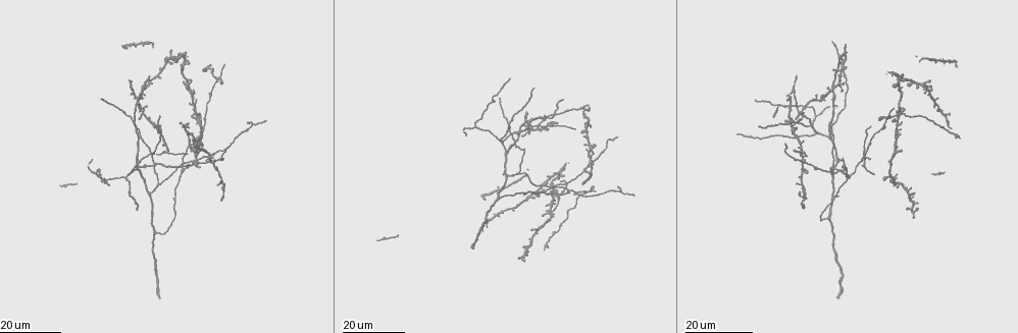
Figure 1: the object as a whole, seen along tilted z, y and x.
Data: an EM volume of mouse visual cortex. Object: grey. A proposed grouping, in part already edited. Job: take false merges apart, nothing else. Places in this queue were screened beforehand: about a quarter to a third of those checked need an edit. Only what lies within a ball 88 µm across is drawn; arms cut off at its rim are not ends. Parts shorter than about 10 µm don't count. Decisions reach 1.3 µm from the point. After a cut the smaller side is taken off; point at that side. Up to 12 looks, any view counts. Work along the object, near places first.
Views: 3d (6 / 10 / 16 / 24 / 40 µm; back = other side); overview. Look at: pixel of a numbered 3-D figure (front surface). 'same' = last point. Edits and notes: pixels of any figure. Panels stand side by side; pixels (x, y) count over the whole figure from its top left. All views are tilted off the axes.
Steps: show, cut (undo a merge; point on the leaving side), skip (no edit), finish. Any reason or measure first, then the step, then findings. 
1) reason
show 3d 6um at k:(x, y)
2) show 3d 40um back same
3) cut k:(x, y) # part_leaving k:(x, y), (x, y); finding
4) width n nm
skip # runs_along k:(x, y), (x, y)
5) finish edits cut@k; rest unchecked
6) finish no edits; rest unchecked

show 3d 24um at 1:(841, 71)

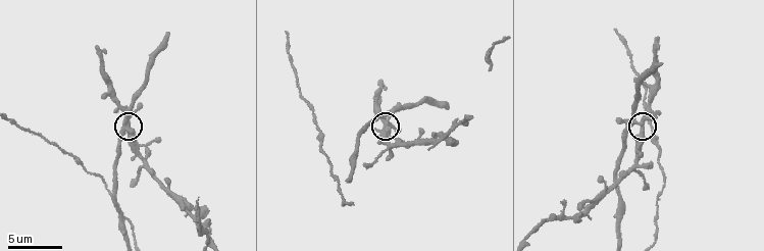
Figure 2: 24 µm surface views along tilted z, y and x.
zoom in
show 3d 10um at 2:(387, 123)

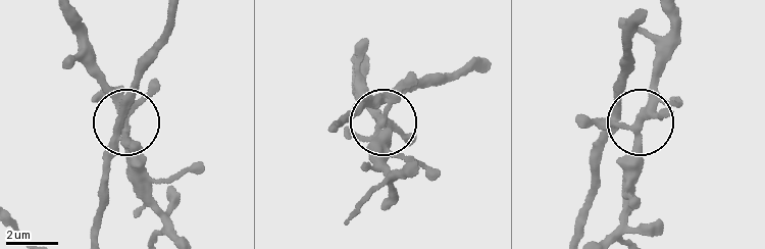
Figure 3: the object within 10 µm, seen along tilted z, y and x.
show 3d 10um back at 3:(380, 124)

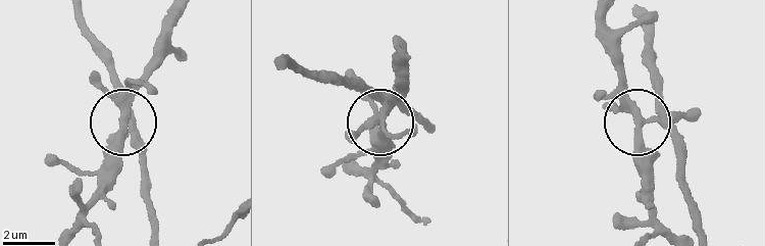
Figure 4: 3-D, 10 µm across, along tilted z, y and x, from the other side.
arms 4
skip # continuous, no second neuron

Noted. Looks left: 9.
side arm on a straight run
show 3d 16um at 1:(540, 190)

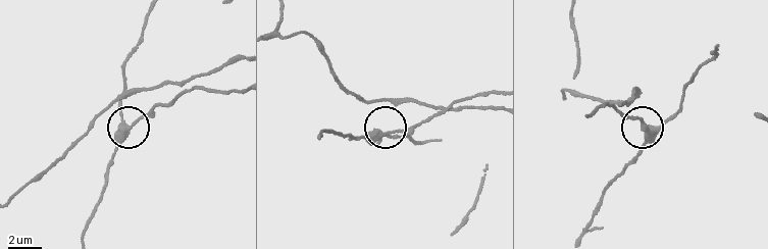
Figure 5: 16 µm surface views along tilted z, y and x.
show 3d 6um at 5:(384, 133)

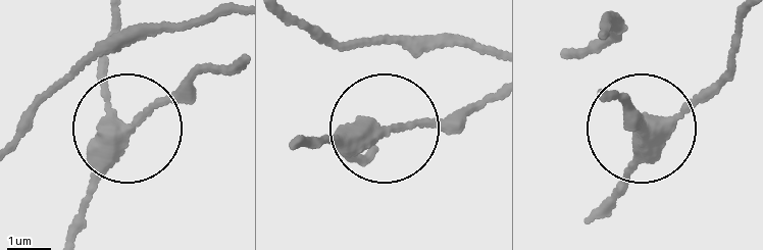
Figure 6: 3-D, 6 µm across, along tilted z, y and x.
width 270 nm
skip # runs_along 6:(114, 27), (107, 81), (123, 121), (141, 121), (210, 71); all the same neuron

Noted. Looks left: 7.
side arm on a straight run
show 3d 24um at 1:(160, 185)

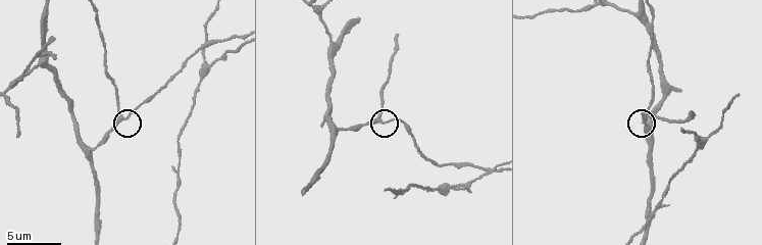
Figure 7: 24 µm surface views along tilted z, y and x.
closer look
show 3d 6um at 7:(122, 117)

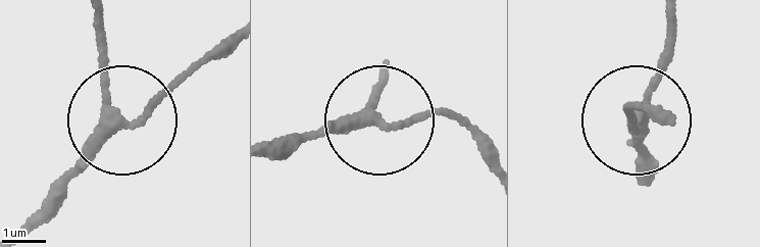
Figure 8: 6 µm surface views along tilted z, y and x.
skip # runs_along 8:(17, 231), (115, 122), (96, 12); all the same neuron

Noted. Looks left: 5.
four or more arms meet
show 3d 24um at 1:(801, 158)

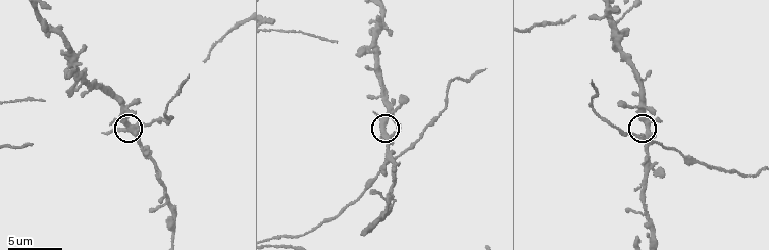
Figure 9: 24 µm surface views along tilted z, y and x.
show 3d 6um at 9:(647, 132)

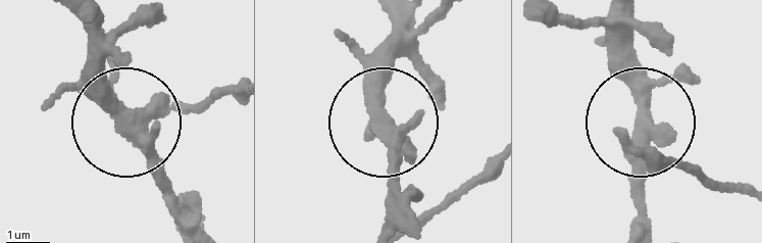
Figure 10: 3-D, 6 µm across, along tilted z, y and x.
skip # runs_along 10:(191, 107), (207, 97), (124, 130), (197, 216); continuous, no second neuron

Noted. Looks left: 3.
calibre changes
show 3d 24um at 1:(555, 123)

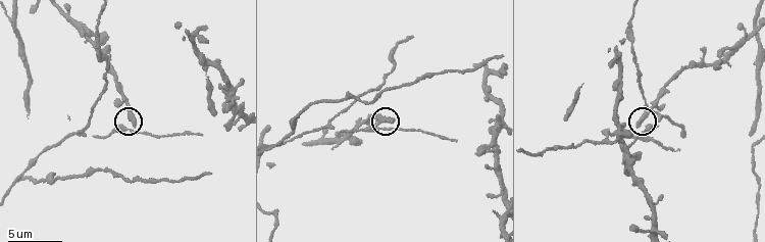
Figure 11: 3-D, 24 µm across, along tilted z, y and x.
show 3d 6um at 11:(132, 116)

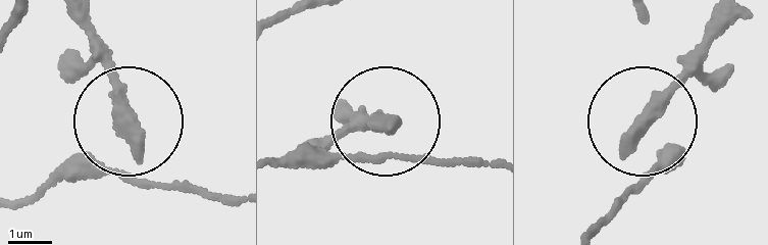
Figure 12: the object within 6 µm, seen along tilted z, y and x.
skip # runs_along 12:(729, 20), (642, 133), (619, 202); all the same neuron

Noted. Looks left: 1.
finish no edits; rest unchecked

